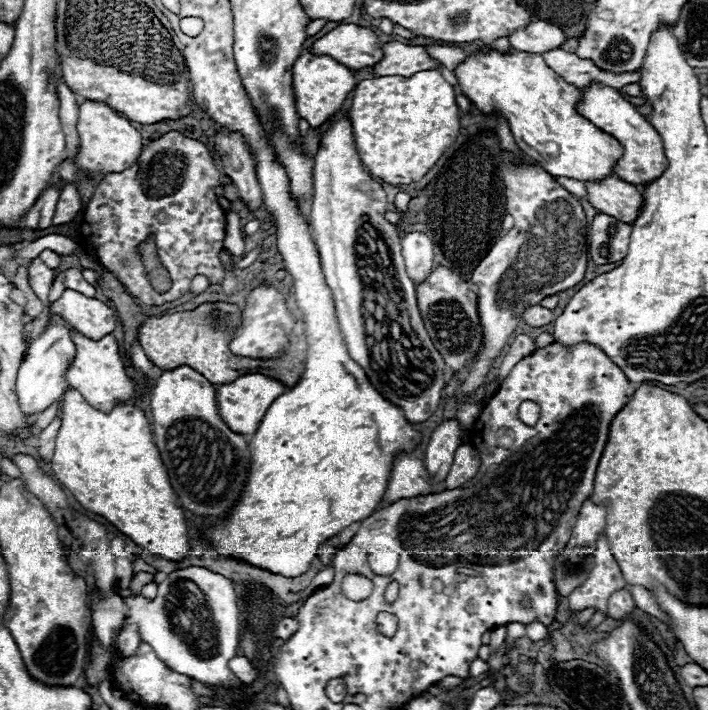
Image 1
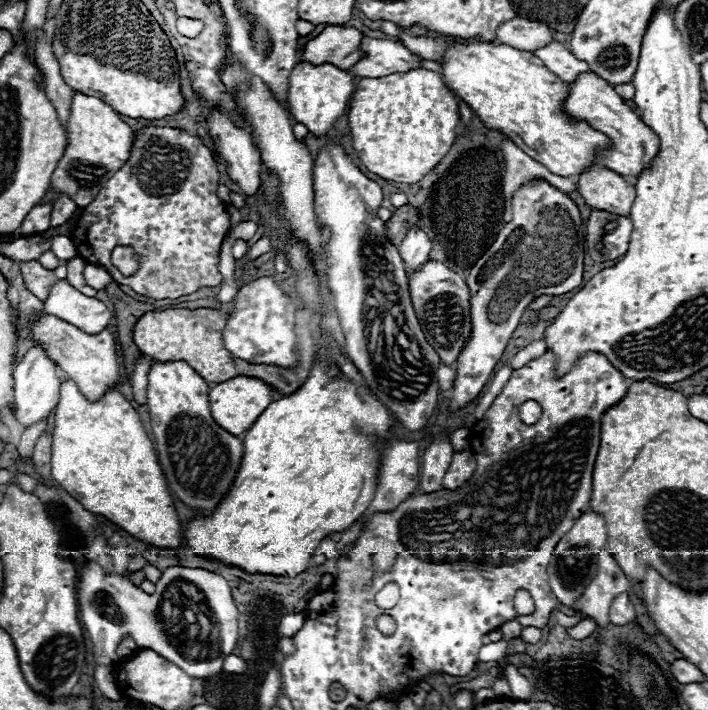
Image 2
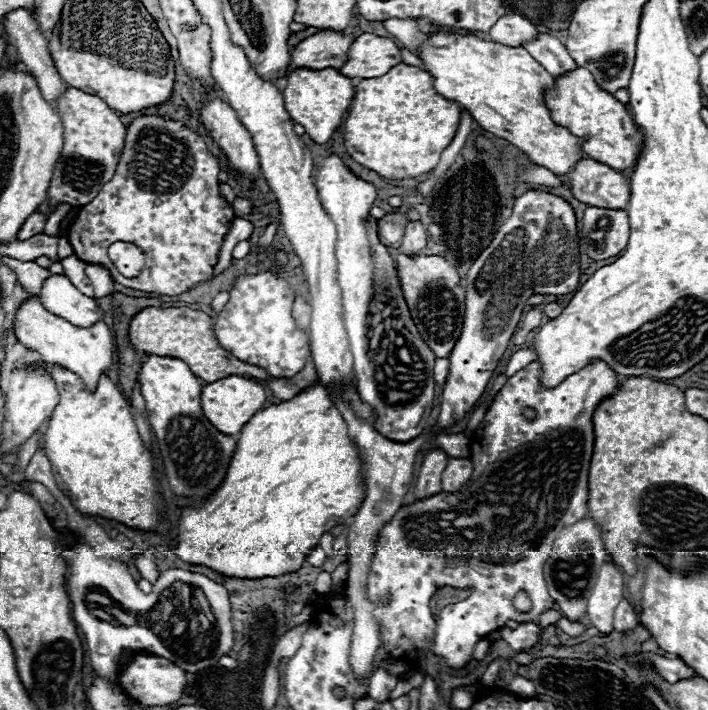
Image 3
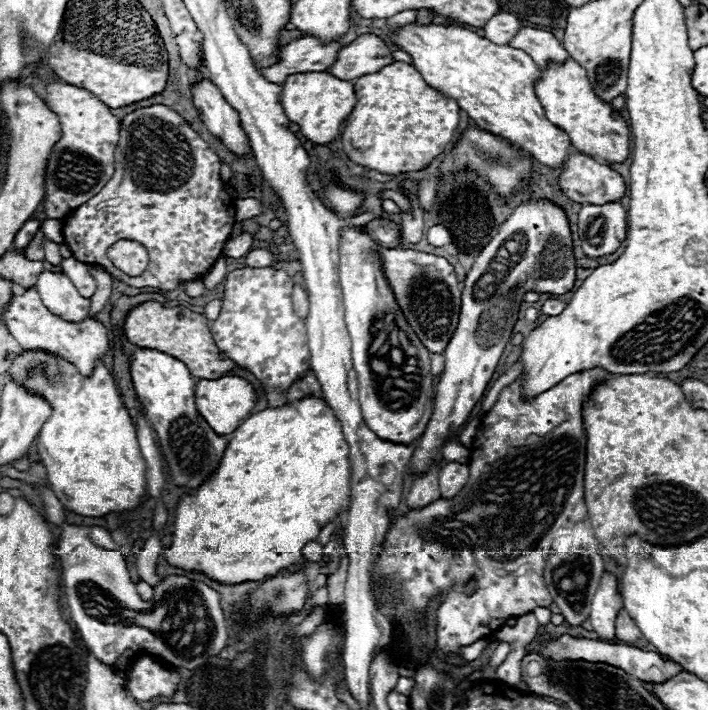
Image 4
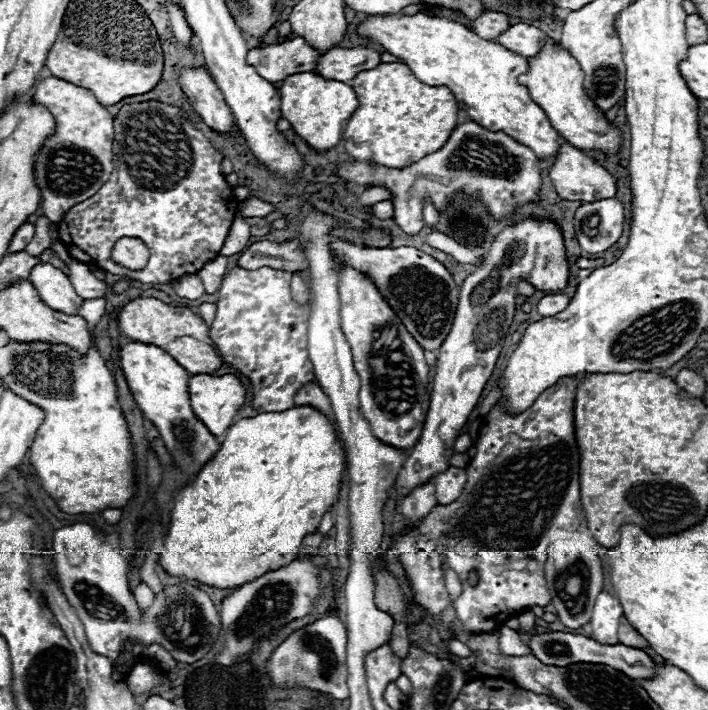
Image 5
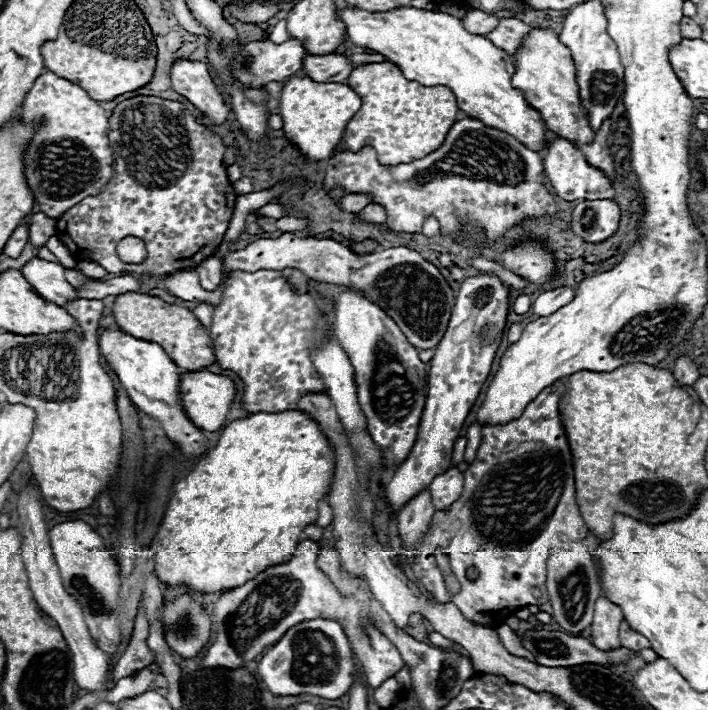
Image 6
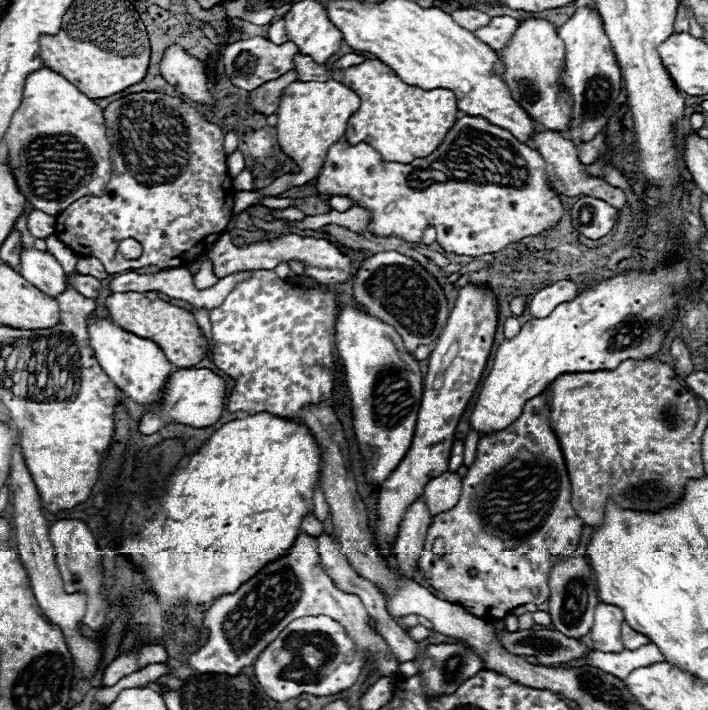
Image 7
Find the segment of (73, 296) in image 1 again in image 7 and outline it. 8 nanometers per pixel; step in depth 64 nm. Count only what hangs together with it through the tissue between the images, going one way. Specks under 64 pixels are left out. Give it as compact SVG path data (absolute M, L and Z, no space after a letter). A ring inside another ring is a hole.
M22 246L20 250L20 274L38 290L48 296L56 296L64 290L64 270L50 252Z

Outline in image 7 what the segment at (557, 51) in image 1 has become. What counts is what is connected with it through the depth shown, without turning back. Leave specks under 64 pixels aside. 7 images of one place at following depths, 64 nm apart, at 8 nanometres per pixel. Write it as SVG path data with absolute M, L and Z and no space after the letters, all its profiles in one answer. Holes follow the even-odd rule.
M494 16L490 18L490 22L478 30L474 30L474 36L488 44L492 50L500 50L506 46L506 42L510 40L512 32L516 30L518 20L510 18L510 16Z

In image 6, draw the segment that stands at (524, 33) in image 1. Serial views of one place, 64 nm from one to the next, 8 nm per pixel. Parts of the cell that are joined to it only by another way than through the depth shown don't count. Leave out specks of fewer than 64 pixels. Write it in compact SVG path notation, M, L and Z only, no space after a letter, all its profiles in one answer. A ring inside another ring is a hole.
M472 10L472 12L466 12L462 18L460 18L462 26L472 32L472 34L480 34L484 36L484 32L490 32L492 28L496 28L498 24L498 18L492 16L492 14L486 14L482 10Z

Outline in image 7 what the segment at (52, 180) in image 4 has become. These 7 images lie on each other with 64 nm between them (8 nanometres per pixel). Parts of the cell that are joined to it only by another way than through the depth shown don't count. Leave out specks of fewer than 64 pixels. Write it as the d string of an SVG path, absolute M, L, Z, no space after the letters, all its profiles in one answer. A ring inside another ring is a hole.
M46 66L26 78L20 112L12 116L2 144L18 190L34 210L50 216L58 216L82 196L100 196L110 180L112 162L102 108Z

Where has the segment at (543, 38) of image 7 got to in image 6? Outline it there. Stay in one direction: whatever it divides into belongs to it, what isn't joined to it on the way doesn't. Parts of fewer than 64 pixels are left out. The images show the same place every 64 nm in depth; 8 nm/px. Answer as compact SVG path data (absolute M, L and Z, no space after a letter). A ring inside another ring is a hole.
M530 28L530 32L522 38L520 48L514 52L512 62L516 68L510 80L512 86L526 94L526 104L540 112L548 130L572 142L594 140L596 132L588 128L588 120L580 108L578 84L574 76L576 70L570 58L570 50L558 40L558 36L550 28Z

